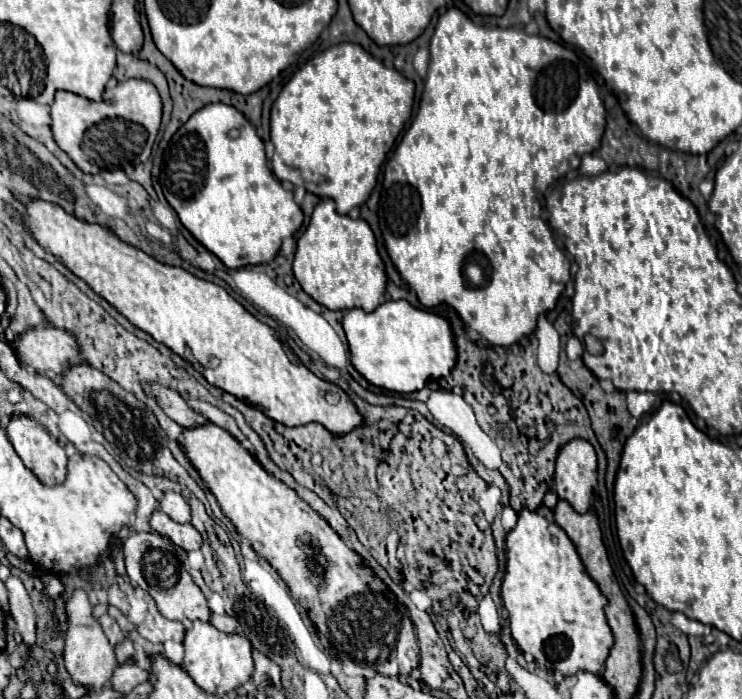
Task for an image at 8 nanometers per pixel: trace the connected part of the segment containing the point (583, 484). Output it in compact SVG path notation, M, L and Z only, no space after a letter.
M570 440L556 458L554 490L578 514L588 512L592 488L596 486L596 452L586 440Z

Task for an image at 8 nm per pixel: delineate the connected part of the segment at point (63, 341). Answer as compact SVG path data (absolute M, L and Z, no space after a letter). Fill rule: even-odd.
M54 326L32 328L24 332L16 344L16 354L22 364L32 366L36 372L64 372L72 358L78 358L80 350L74 336Z

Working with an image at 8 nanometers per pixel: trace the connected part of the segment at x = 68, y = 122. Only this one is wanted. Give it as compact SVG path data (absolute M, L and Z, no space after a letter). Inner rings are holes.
M126 80L118 82L112 90L106 90L98 102L58 90L50 116L50 128L56 144L84 174L100 174L126 164L140 164L150 158L152 144L160 128L162 102L150 82Z

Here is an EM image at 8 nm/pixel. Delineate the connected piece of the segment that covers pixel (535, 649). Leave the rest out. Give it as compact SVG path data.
M522 510L518 514L518 524L506 536L506 554L508 562L502 580L502 602L506 606L512 638L518 648L524 654L532 654L538 666L544 666L550 672L560 672L562 676L574 676L580 670L600 674L614 644L612 630L604 614L608 600L584 570L580 556L576 554L574 544L570 542L566 532L554 522L548 522L544 516Z

